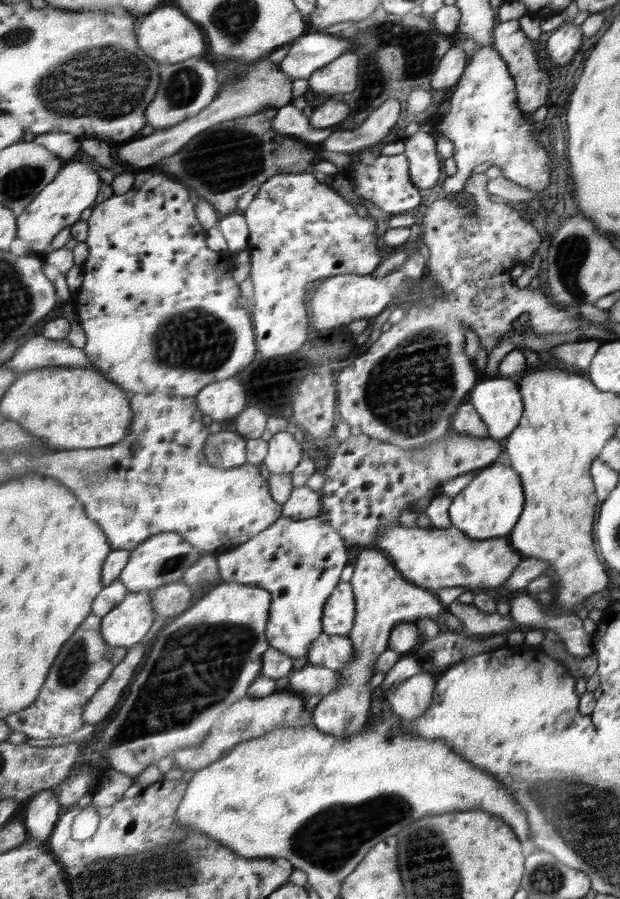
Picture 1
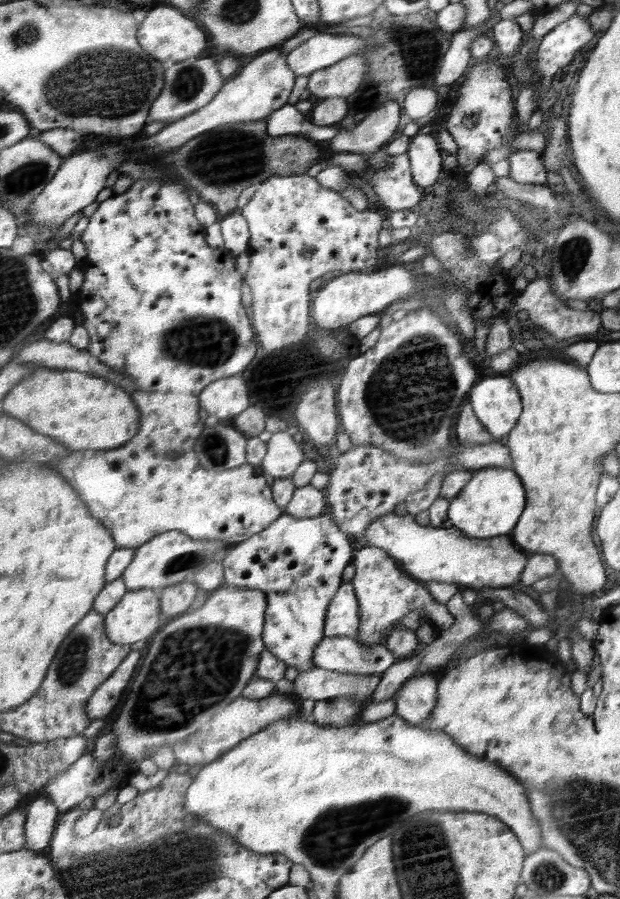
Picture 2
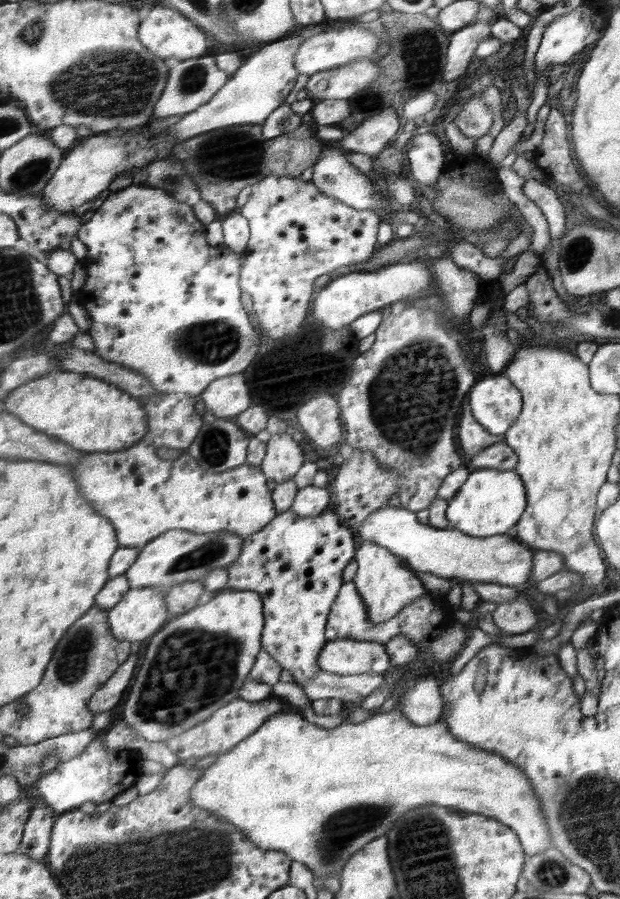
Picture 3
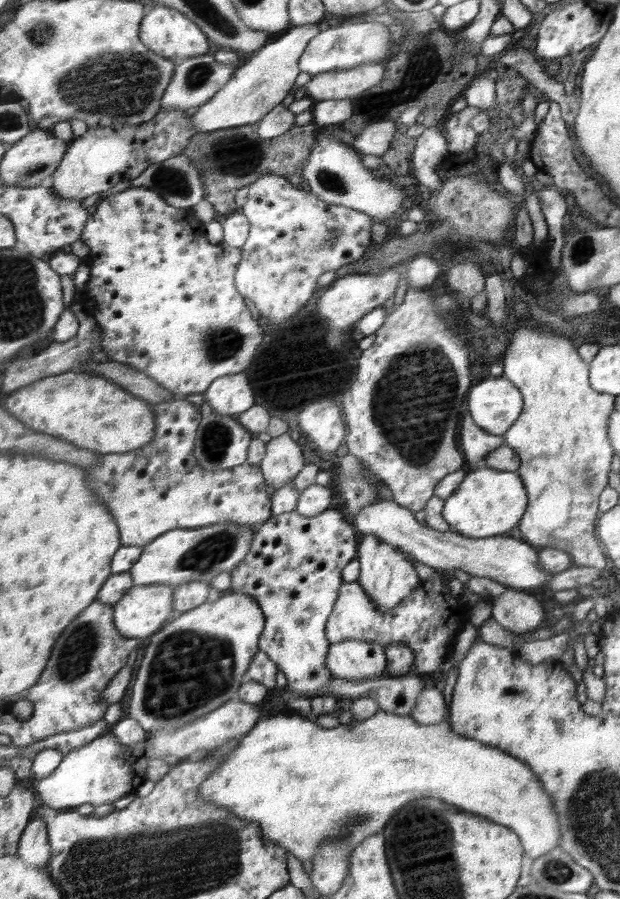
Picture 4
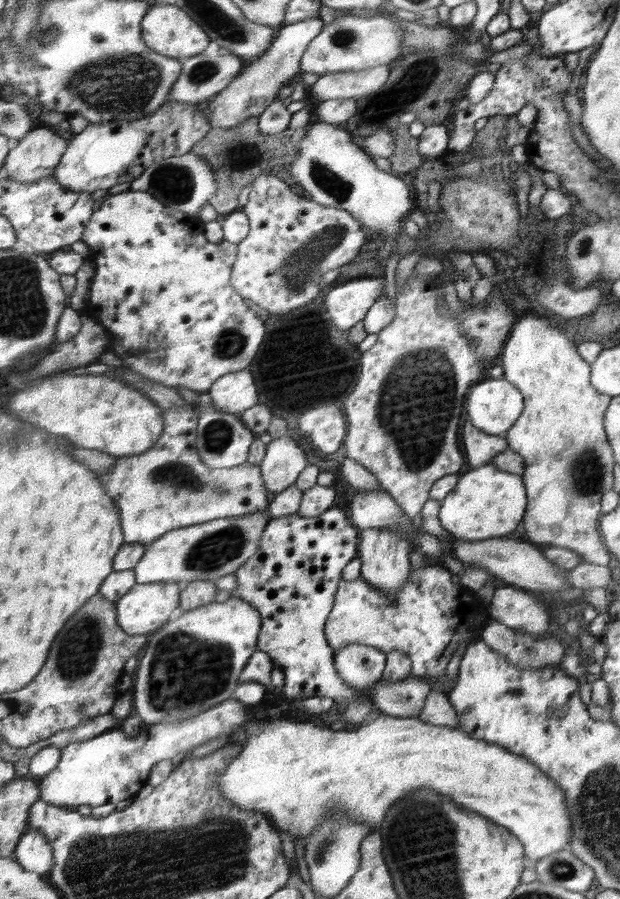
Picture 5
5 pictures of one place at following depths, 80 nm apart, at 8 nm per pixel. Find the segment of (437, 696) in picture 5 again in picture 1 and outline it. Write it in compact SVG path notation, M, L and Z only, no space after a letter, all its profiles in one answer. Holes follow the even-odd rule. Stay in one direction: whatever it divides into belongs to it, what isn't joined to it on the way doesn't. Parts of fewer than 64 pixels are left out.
M431 673L412 675L401 681L384 696L391 714L404 721L422 716L432 704L435 682Z

